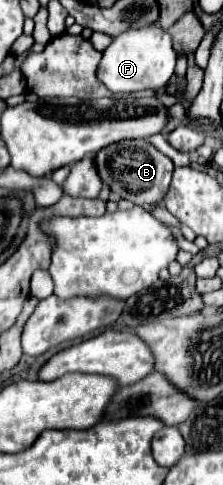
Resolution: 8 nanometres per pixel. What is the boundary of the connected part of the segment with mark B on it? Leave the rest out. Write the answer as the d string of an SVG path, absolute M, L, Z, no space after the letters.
M148 141L112 143L110 147L104 147L94 155L94 165L102 183L110 187L114 195L124 197L134 205L146 209L154 209L160 203L160 199L166 195L174 171L174 163Z

